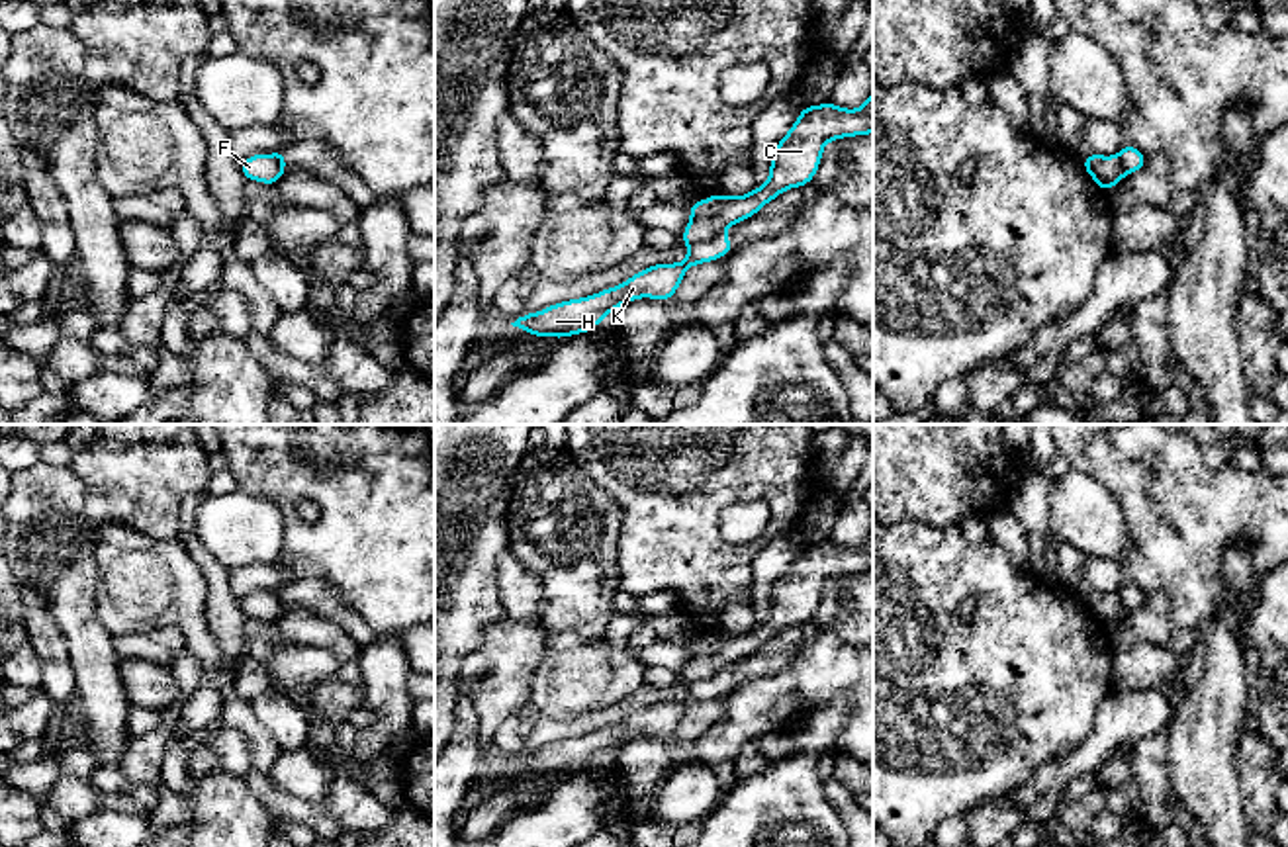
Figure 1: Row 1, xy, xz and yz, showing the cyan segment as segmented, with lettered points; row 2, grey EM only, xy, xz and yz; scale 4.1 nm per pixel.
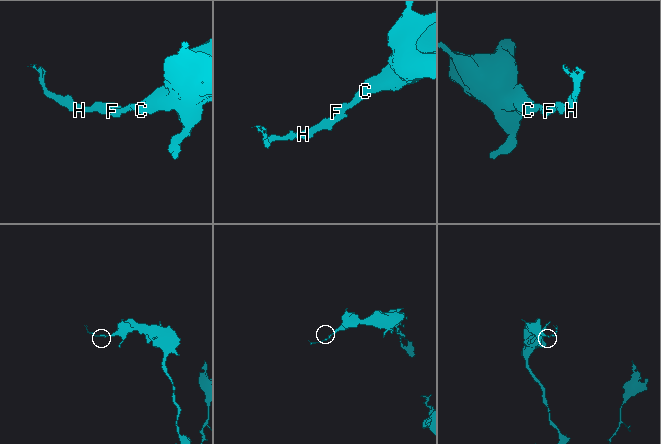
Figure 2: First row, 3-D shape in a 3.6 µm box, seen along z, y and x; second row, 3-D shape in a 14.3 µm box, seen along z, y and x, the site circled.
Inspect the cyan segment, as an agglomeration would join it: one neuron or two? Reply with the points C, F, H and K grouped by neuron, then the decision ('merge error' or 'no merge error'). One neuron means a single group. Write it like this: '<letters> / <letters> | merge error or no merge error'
C F / H K | merge error

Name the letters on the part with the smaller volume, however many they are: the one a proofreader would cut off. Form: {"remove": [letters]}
{"remove": ["H", "K"]}

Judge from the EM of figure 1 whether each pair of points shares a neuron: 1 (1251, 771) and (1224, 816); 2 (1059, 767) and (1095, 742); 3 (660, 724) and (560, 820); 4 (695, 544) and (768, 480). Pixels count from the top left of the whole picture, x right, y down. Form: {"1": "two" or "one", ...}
{"1": "two", "2": "one", "3": "two", "4": "one"}

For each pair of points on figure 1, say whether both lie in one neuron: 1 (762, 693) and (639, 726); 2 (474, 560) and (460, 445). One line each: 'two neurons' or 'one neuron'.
1: two neurons
2: one neuron

